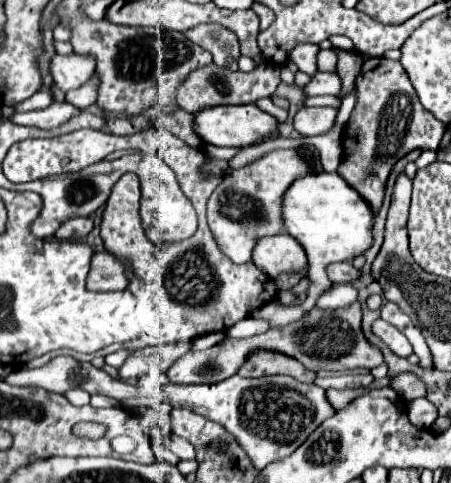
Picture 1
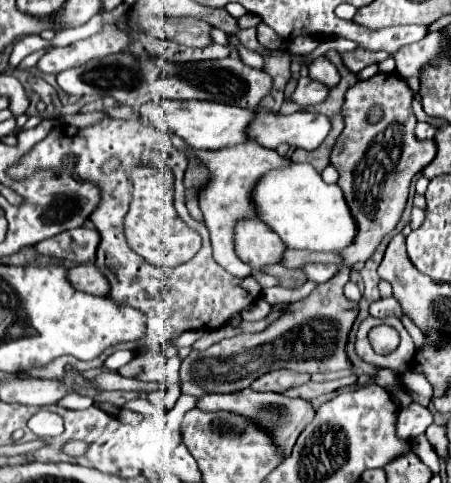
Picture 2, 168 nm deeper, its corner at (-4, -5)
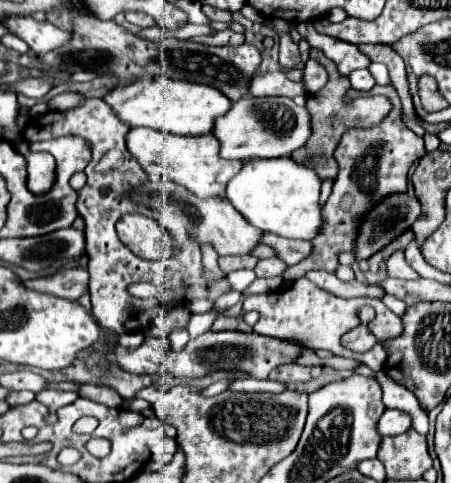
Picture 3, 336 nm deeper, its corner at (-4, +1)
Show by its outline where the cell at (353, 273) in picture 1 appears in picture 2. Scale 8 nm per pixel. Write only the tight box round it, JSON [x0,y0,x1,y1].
[303,263,337,283]

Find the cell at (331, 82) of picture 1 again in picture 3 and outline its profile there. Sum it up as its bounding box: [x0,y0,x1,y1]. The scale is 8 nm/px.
[249,73,305,97]

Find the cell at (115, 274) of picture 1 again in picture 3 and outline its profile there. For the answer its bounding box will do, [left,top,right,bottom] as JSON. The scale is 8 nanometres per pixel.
[23,269,89,301]

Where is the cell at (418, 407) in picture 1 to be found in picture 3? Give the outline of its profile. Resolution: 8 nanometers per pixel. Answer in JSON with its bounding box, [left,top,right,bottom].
[377,409,411,437]

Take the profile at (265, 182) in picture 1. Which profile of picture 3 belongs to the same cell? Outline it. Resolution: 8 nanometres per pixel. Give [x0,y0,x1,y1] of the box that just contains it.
[125,127,243,197]

